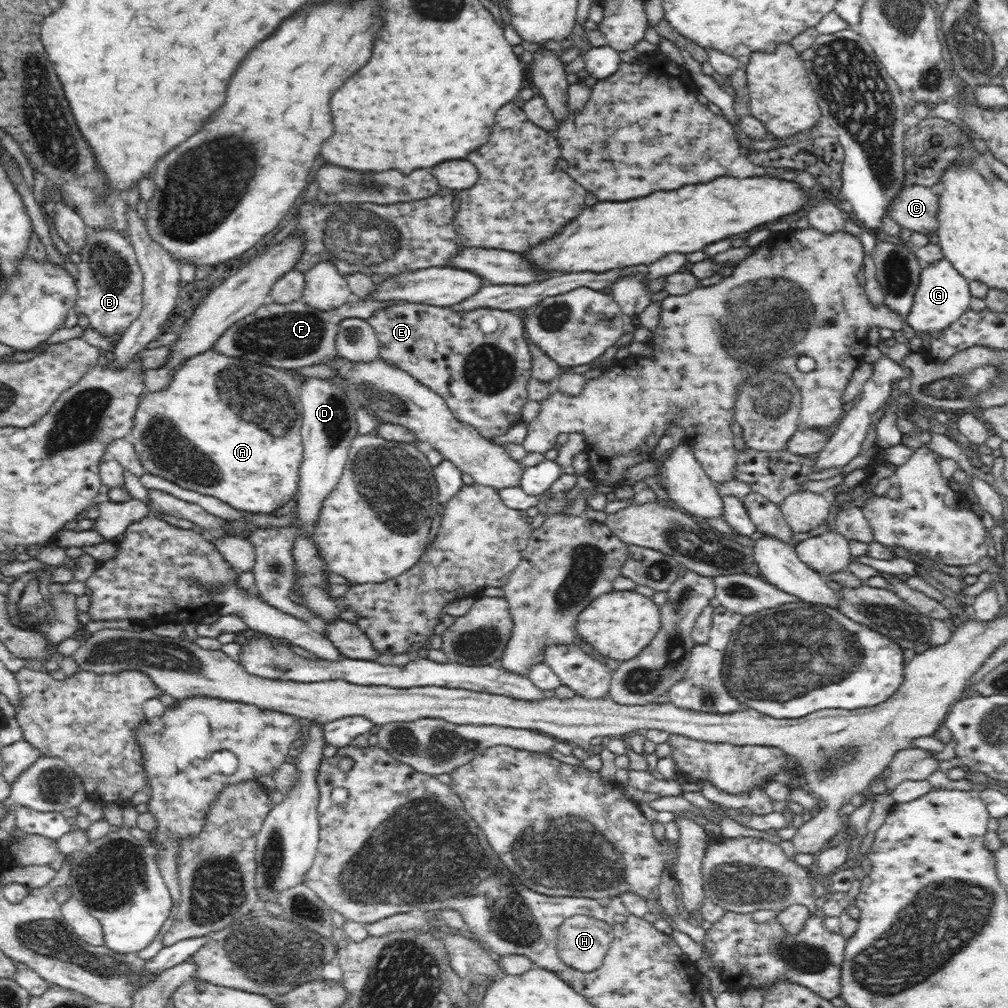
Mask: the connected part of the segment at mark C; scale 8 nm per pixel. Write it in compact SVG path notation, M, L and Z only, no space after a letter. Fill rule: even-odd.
M908 185L890 204L889 216L903 229L924 235L937 233L939 196L919 185Z

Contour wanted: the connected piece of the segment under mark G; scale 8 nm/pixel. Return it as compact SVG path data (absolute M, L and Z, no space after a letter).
M945 258L938 260L930 265L924 266L920 273L920 282L914 294L914 302L912 302L912 310L905 318L905 323L914 329L914 338L912 346L917 348L921 345L922 334L932 335L938 330L944 330L956 322L962 314L966 313L970 308L972 294L969 289L969 281L960 274L951 262Z

